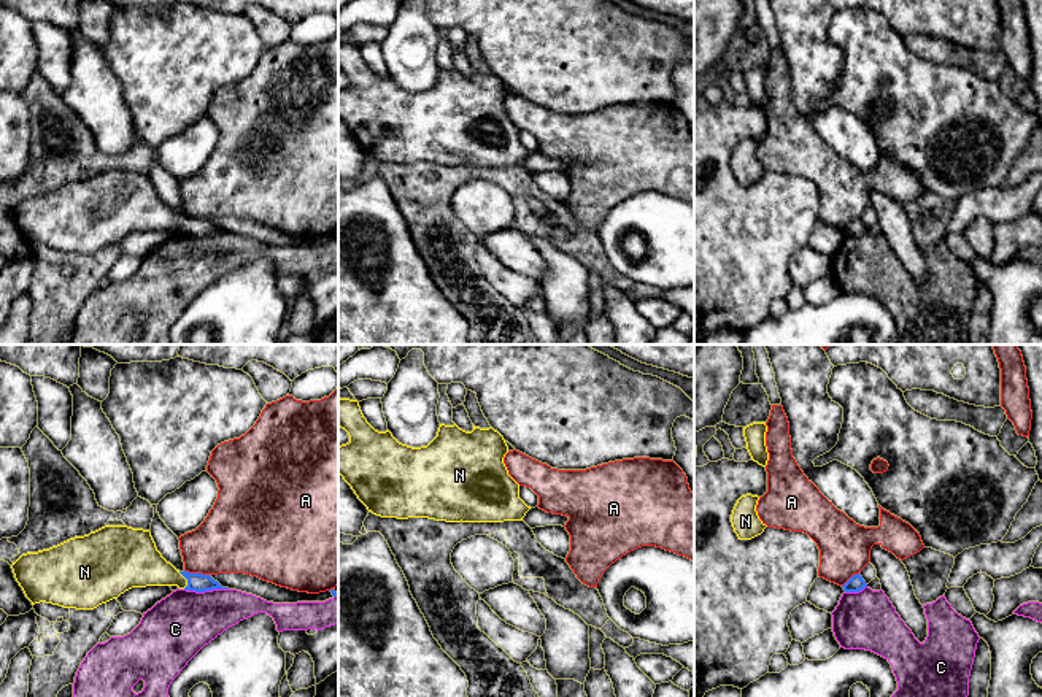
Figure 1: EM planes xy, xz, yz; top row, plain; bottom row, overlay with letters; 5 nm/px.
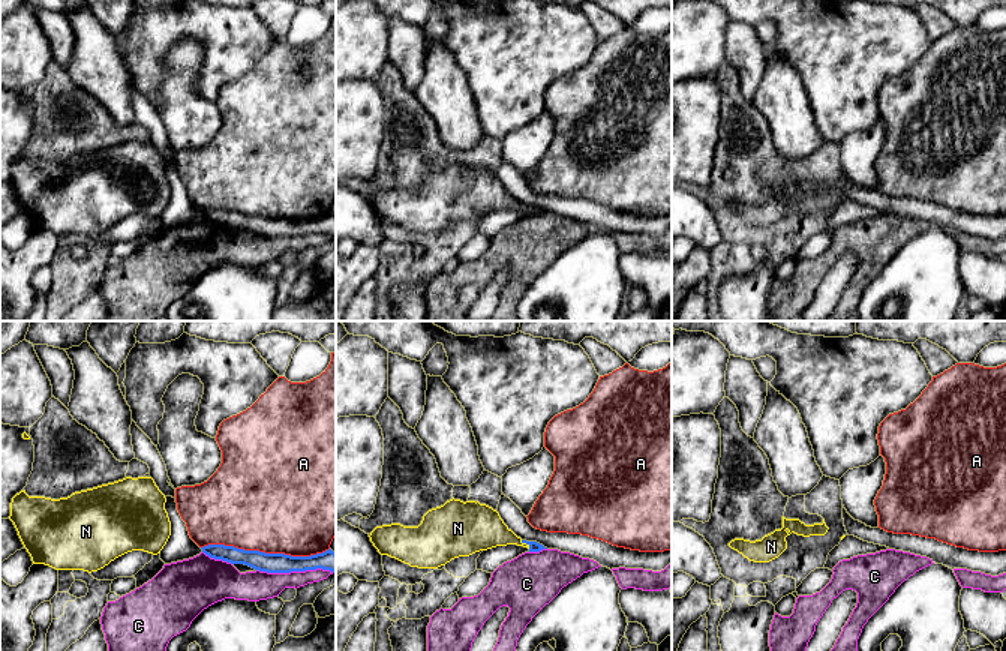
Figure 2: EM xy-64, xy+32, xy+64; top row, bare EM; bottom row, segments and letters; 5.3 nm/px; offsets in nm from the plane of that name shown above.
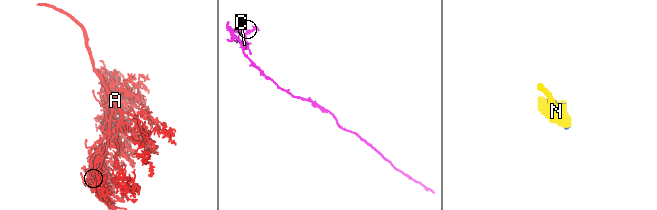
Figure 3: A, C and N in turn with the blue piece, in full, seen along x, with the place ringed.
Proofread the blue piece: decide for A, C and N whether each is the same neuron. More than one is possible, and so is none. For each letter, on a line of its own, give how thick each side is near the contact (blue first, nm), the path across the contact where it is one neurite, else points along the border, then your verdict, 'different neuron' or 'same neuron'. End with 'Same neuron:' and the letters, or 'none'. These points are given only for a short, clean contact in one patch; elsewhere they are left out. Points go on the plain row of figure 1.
A: 100/340 nm | different neuron
C: 100/320 nm | different neuron
N: 100/220 nm | across xy (196, 226), (186, 223), (175, 223), (140, 208) | same neuron
Same neuron: N

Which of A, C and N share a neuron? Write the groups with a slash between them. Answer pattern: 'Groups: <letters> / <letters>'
Groups: A / C / N

